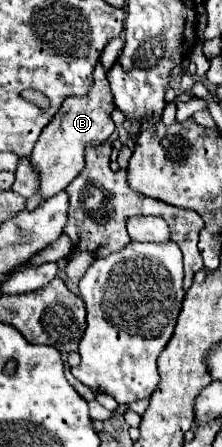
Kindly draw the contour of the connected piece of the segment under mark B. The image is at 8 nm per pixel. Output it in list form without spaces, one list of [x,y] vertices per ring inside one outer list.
[[[98,62],[96,70],[94,70],[94,86],[90,88],[90,92],[84,98],[68,98],[64,100],[60,112],[56,112],[56,116],[52,118],[52,122],[44,128],[44,132],[40,134],[34,152],[30,156],[30,164],[38,174],[38,192],[28,198],[26,210],[32,212],[36,210],[44,200],[52,198],[54,194],[58,194],[60,190],[64,190],[76,176],[78,172],[84,168],[84,152],[88,144],[100,144],[102,140],[106,142],[112,132],[114,132],[114,122],[110,120],[110,112],[114,110],[112,104],[112,90],[108,88],[108,80],[106,80],[106,70],[102,68],[102,64]]]

